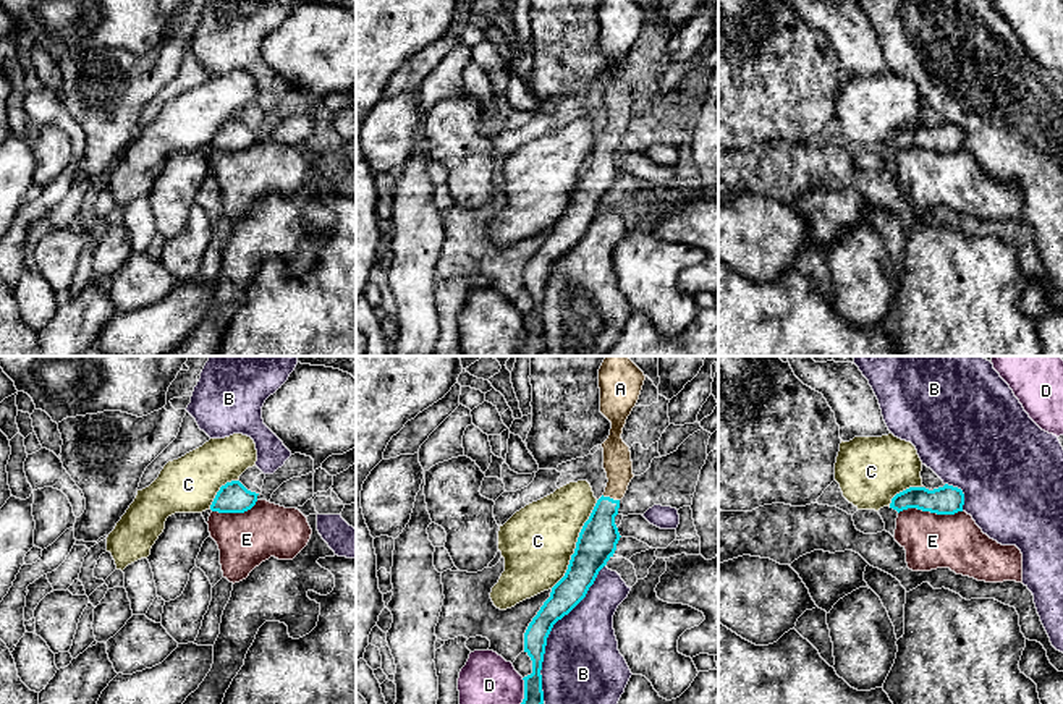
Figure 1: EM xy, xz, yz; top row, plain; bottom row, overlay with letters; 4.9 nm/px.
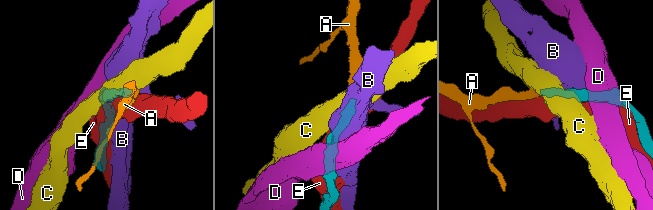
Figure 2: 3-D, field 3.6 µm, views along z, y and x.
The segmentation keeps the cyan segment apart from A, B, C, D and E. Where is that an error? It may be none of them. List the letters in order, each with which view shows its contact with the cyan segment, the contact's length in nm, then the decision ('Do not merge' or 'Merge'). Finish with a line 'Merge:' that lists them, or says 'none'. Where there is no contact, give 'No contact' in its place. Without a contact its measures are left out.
A: Touches cyan in xz. Shared border 90 nm. Merge
B: Touches cyan in xz. Shared border 750 nm. Do not merge
C: Touches cyan in xz. Shared border 500 nm. Do not merge
D: Touches cyan in xz. Shared border 200 nm. Do not merge
E: Touches cyan in yz. Shared border 320 nm. Do not merge
Merge: A

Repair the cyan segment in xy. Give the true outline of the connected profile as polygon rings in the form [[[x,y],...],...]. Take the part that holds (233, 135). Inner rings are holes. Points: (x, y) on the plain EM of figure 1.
[[[231,118],[220,125],[210,147],[218,151],[244,151],[256,142],[257,133],[248,128],[239,118]]]

